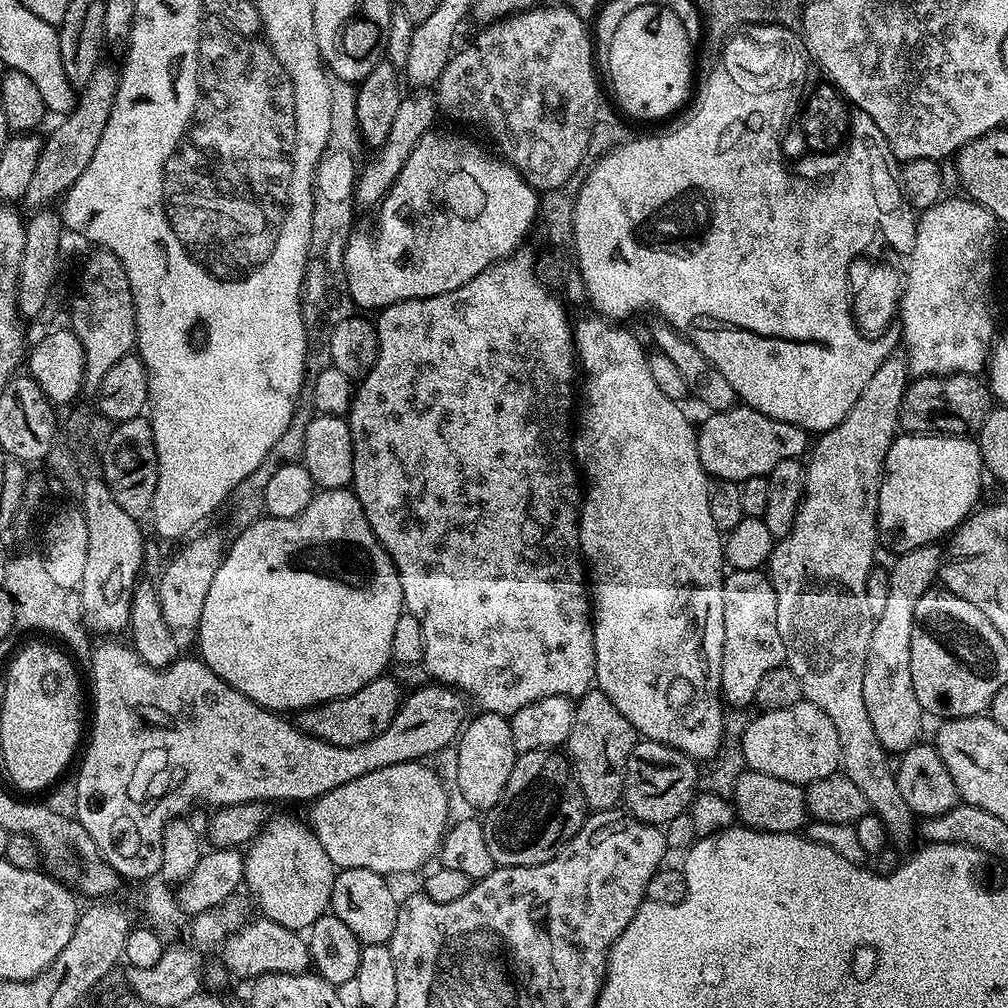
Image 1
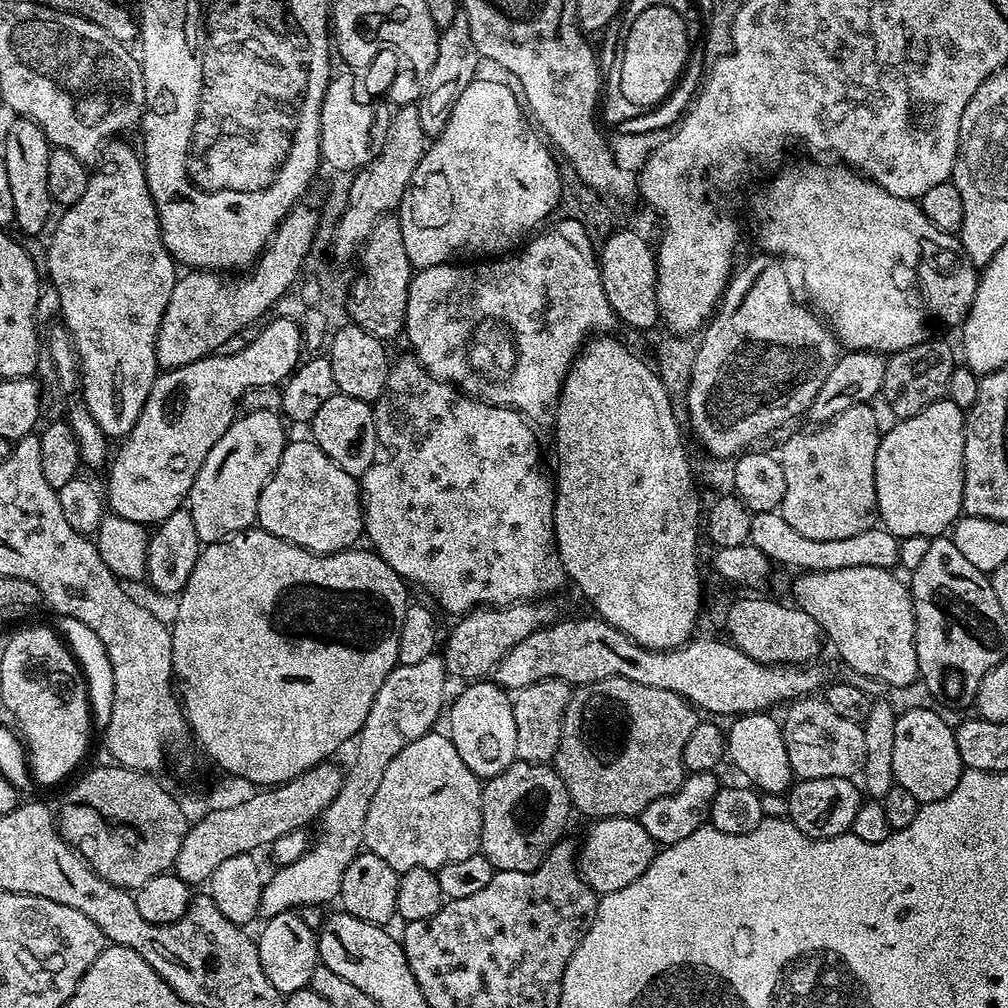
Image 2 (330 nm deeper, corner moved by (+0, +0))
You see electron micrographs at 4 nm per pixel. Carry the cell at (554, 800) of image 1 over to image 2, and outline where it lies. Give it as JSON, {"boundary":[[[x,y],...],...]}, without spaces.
{"boundary":[[[516,760],[502,774],[491,777],[480,794],[480,852],[498,872],[529,872],[565,835],[564,827],[574,816],[566,782],[551,763],[531,764]]]}

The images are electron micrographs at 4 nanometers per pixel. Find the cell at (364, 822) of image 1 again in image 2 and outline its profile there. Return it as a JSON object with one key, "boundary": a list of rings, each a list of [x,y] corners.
{"boundary":[[[440,730],[427,732],[422,738],[410,742],[410,746],[403,748],[394,758],[394,762],[390,762],[390,766],[386,766],[386,770],[382,774],[382,783],[378,785],[378,791],[374,794],[374,799],[370,801],[370,810],[366,810],[366,822],[362,833],[363,847],[367,851],[378,854],[378,858],[382,858],[382,862],[386,862],[386,866],[390,866],[398,874],[411,868],[431,868],[435,870],[441,868],[446,862],[462,862],[462,858],[477,855],[480,852],[480,831],[482,830],[481,791],[481,777],[475,776],[466,766],[466,762],[462,762],[462,757],[458,755],[458,750],[454,750],[451,739]]]}

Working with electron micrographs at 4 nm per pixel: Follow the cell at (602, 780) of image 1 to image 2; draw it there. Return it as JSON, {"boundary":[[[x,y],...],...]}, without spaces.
{"boundary":[[[617,676],[579,685],[566,706],[554,761],[556,773],[562,782],[566,782],[573,809],[587,818],[636,818],[642,810],[646,810],[646,806],[650,806],[650,802],[666,794],[674,794],[674,790],[682,786],[686,775],[684,743],[697,723],[697,709],[677,692],[658,690],[658,686],[642,686],[642,682],[630,682],[630,678]]]}

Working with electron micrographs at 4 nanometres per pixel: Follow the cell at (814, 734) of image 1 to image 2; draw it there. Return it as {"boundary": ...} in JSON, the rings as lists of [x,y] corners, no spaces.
{"boundary":[[[801,698],[787,705],[788,713],[782,716],[786,754],[790,758],[793,777],[801,780],[826,778],[827,776],[851,777],[863,762],[863,727],[855,724],[850,718],[842,718],[822,698]]]}

